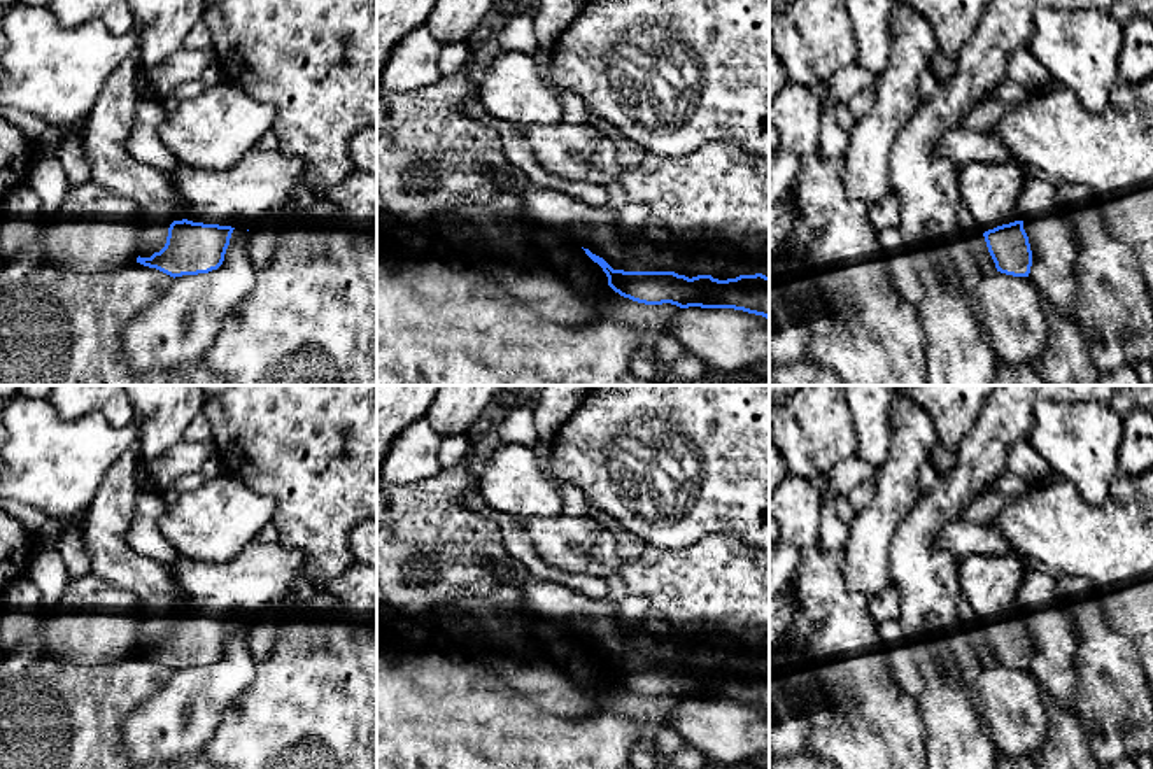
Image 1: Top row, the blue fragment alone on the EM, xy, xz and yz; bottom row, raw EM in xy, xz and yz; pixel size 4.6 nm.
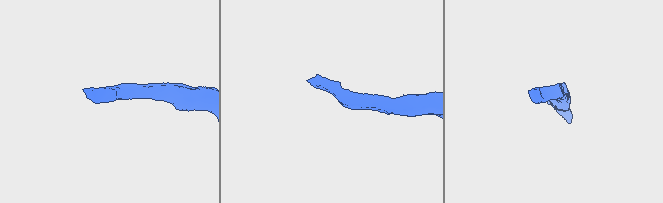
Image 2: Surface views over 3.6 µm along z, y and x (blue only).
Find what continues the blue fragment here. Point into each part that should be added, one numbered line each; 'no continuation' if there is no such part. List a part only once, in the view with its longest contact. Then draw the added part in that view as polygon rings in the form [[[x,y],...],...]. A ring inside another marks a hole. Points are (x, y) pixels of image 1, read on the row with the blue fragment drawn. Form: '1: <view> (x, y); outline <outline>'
1: xz (591, 226); outline [[[480,170],[473,180],[515,194],[527,222],[559,229],[569,242],[603,258],[613,270],[675,272],[689,279],[711,275],[718,280],[755,273],[769,277],[769,259],[708,245],[662,245],[652,242],[643,229],[624,231],[617,210],[606,203],[591,205],[499,170]]]

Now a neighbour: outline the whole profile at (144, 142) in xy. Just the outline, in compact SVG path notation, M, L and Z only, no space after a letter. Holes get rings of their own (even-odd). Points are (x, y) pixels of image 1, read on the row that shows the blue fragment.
M144 93L135 109L135 121L126 138L126 149L135 159L172 173L179 159L163 144L159 135L166 116L161 100Z

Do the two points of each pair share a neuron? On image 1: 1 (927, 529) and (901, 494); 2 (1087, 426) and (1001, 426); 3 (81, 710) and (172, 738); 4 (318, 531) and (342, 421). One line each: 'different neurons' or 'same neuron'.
1: different neurons
2: different neurons
3: different neurons
4: same neuron

